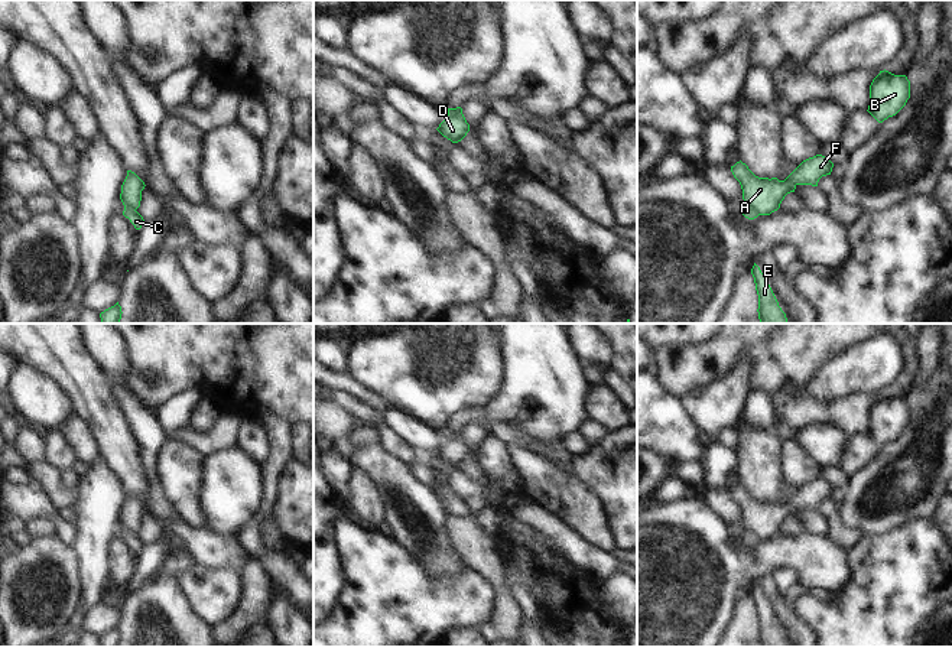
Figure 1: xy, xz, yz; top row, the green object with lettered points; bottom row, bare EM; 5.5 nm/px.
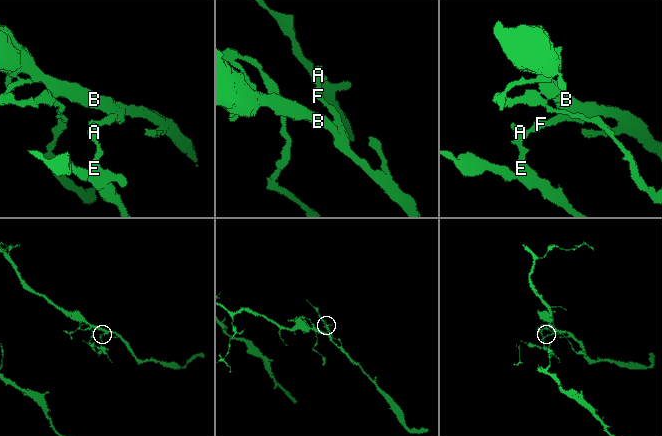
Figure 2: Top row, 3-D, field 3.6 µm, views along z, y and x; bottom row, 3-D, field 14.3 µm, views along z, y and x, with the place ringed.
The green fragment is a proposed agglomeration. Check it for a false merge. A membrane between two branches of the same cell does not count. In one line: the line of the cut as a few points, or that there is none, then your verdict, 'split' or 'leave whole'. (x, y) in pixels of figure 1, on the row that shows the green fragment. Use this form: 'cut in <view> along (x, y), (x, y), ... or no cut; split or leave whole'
cut in yz along (746, 207), (759, 214); split

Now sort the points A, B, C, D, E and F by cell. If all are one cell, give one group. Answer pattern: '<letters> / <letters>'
A B D F / C E

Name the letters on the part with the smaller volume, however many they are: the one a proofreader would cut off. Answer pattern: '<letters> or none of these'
C, E

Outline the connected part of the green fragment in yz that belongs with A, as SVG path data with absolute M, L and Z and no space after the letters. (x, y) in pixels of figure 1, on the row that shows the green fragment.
M816 155L803 160L784 181L758 178L741 160L731 166L731 172L741 185L745 208L758 215L770 215L797 185L818 186L822 176L831 175L832 168L834 163L828 157Z

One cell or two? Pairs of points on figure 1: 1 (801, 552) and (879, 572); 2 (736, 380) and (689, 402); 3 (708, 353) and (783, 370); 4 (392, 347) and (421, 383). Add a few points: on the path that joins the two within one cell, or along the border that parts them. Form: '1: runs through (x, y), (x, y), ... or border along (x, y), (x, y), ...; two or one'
1: border along (845, 550), (847, 578), (829, 591); two
2: runs through (724, 392), (714, 402), (701, 402); one
3: runs through (727, 342), (731, 338), (751, 338), (764, 351); one
4: runs through (400, 355), (419, 374); one

